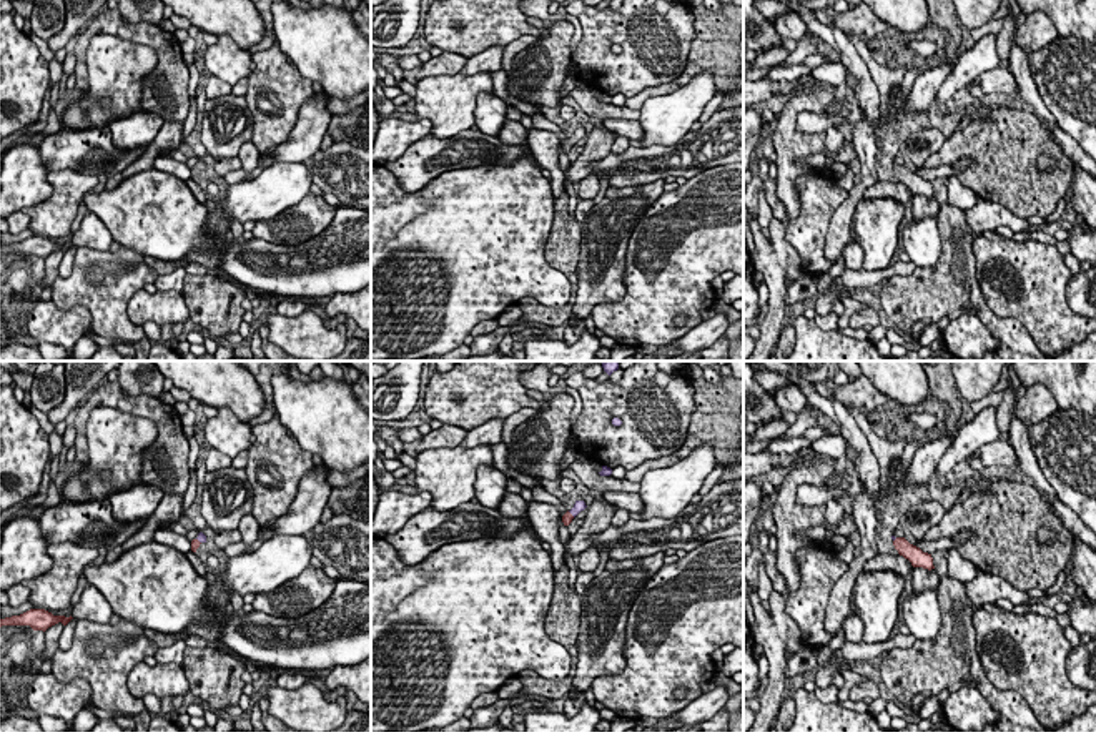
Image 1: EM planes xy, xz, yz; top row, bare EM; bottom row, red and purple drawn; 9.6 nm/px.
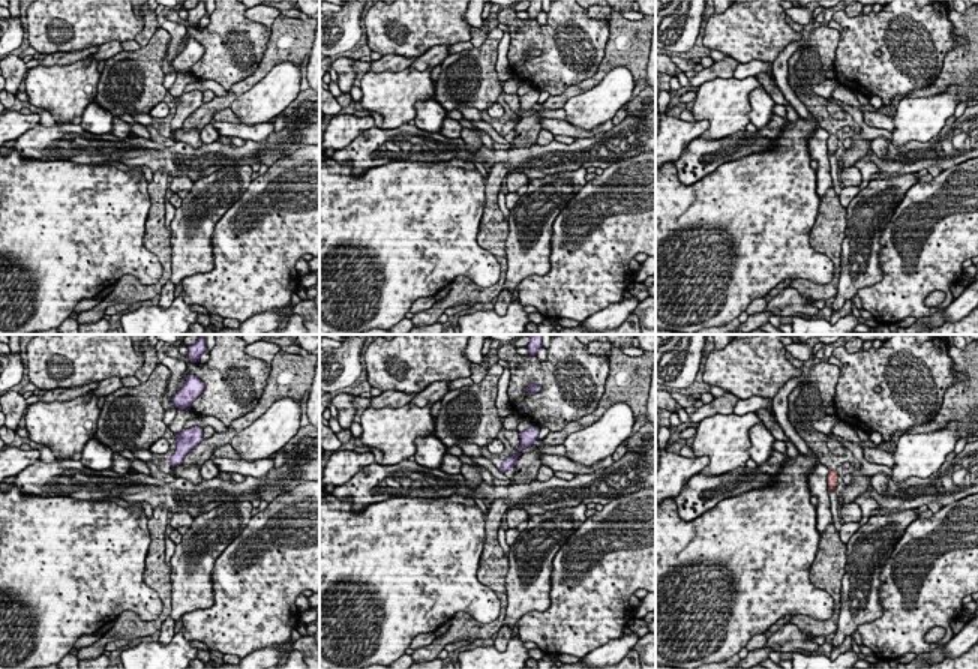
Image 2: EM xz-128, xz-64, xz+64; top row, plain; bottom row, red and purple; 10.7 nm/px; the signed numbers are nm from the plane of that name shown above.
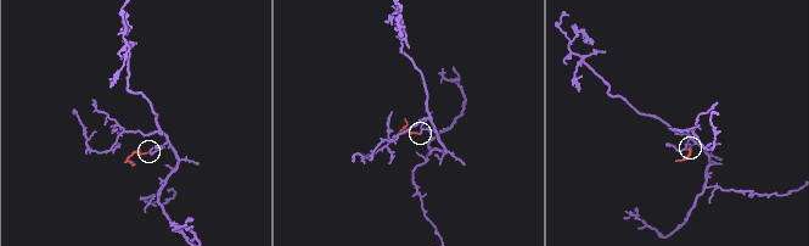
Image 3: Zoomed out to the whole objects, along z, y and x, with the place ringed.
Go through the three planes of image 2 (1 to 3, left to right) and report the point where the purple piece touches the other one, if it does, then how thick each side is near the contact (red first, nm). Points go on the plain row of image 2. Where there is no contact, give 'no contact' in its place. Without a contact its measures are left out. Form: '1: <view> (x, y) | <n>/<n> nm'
1: no contact
2: no contact
3: no contact

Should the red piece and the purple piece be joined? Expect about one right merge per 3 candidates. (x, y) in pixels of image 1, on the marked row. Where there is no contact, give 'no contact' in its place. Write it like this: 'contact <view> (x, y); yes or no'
contact xz (569, 513); yes

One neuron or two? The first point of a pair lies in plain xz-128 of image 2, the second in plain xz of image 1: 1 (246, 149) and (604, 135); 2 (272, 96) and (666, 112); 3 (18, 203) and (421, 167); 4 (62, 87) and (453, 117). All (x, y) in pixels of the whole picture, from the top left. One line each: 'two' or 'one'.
1: two
2: one
3: two
4: one

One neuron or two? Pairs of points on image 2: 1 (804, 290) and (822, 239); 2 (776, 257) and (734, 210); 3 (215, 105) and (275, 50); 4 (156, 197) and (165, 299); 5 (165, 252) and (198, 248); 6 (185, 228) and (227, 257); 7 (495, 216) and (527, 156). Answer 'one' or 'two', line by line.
1: one
2: one
3: one
4: two
5: two
6: two
7: two

